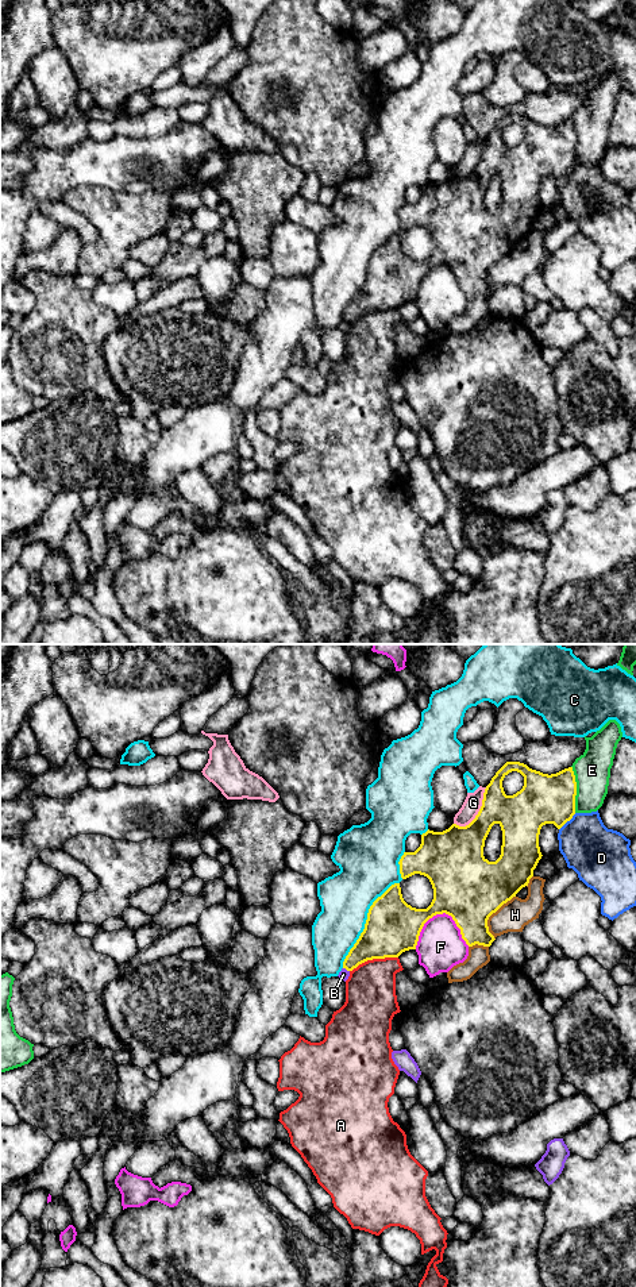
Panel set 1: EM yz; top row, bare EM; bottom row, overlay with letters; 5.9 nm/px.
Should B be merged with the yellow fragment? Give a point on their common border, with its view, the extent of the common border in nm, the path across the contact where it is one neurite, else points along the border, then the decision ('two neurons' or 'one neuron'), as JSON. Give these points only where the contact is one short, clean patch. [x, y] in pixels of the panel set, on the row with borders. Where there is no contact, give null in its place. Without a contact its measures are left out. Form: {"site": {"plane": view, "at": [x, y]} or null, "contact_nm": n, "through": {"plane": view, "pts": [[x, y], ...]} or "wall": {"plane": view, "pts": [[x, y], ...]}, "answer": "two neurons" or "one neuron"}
{"site": {"plane": "yz", "at": [346, 968]}, "contact_nm": 50, "wall": {"plane": "yz", "pts": [[343, 967], [349, 971]]}, "answer": "two neurons"}

